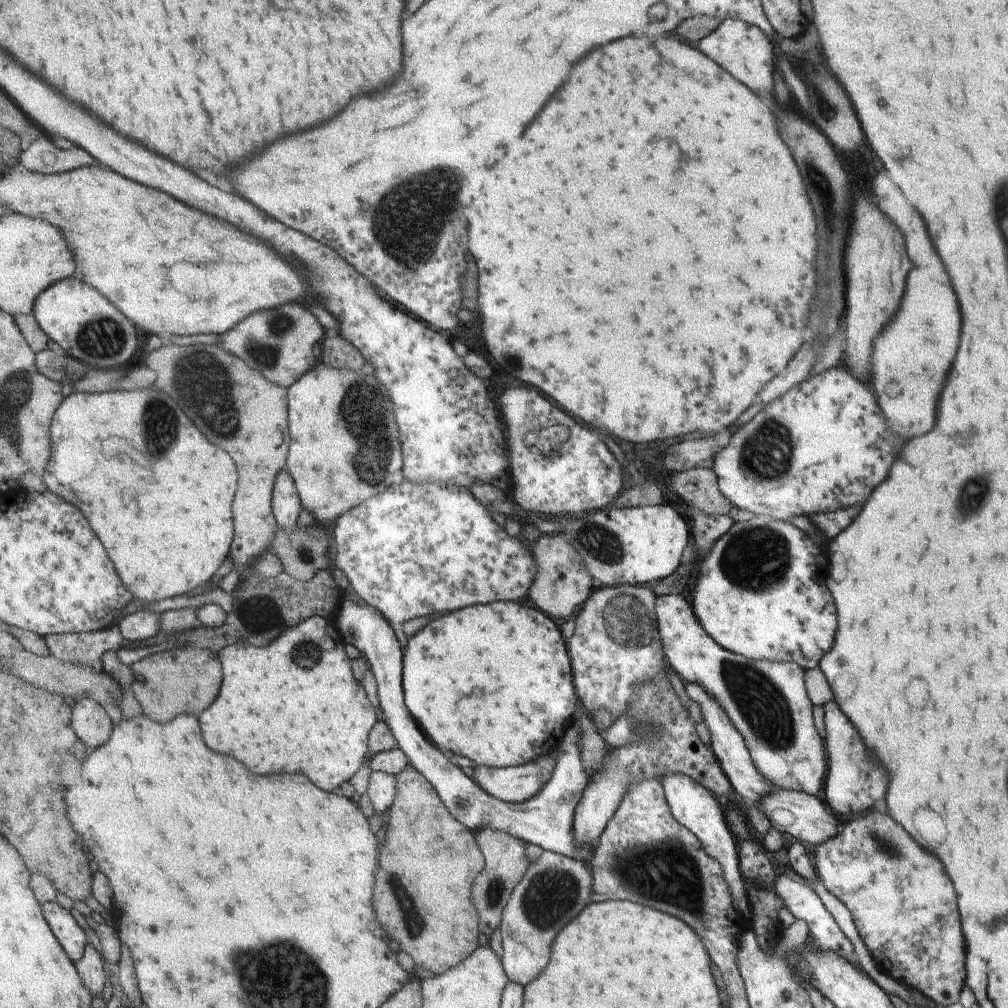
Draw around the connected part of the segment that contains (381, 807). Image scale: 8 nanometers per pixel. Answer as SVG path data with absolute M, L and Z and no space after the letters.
M372 771L366 793L375 813L386 816L396 799L396 775L385 771Z

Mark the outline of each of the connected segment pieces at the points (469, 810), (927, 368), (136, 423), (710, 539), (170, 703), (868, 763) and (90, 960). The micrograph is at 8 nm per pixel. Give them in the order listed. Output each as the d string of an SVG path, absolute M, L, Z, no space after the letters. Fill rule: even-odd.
M345 596L342 602L336 628L342 634L345 643L355 645L370 662L376 681L378 695L385 719L400 748L408 756L409 762L436 788L441 800L454 817L474 832L492 828L512 834L527 843L540 845L545 851L553 851L589 864L594 850L580 844L575 838L576 807L580 803L584 790L591 777L584 770L581 758L581 744L584 734L581 720L574 715L573 723L567 728L561 742L561 754L556 761L553 778L541 792L524 803L506 803L491 796L471 780L443 754L422 731L416 717L408 709L404 691L404 649L401 649L394 626L375 607L363 601L363 604Z
M879 174L873 179L871 194L876 207L902 234L910 269L895 316L877 334L877 340L872 338L867 384L891 427L903 428L907 438L921 436L933 428L935 404L957 350L959 306L919 214L905 202L899 188Z
M156 387L149 391L73 392L54 416L52 451L52 459L43 476L48 490L77 504L77 508L89 516L93 530L101 536L105 548L109 548L109 556L113 564L117 564L121 580L136 598L157 602L162 598L191 594L195 588L216 579L216 574L230 558L236 534L234 503L240 482L238 466L228 452L213 446L201 434L169 393ZM109 438L125 440L143 456L149 456L153 466L147 468L135 462L133 472L133 460L107 460L103 442ZM143 474L151 482L149 492L141 492L143 488L139 488L143 486Z
M699 509L693 510L693 536L697 542L697 550L701 550L701 554L707 554L713 543L720 539L733 523L728 515L708 515Z
M169 646L131 665L134 672L132 692L142 707L143 714L161 724L170 723L179 715L199 717L220 695L224 682L224 669L220 656L201 647Z
M834 700L826 702L821 708L824 714L823 744L826 754L826 775L822 788L827 806L841 819L849 819L874 807L880 807L887 786L885 770L867 754L866 746L856 728Z
M88 943L83 958L76 962L76 967L84 980L85 986L92 992L93 996L101 996L103 988L107 984L107 973L103 970L105 958L91 943Z

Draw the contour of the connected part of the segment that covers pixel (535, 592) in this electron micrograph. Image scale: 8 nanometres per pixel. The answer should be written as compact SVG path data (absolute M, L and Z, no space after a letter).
M539 535L533 544L539 571L529 594L529 602L553 618L573 619L595 590L586 562L568 543L565 535Z

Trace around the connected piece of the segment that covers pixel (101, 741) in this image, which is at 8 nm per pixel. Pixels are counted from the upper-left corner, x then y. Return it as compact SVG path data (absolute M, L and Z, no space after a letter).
M89 696L74 699L72 727L80 739L92 750L107 744L114 729L112 717L101 704Z

